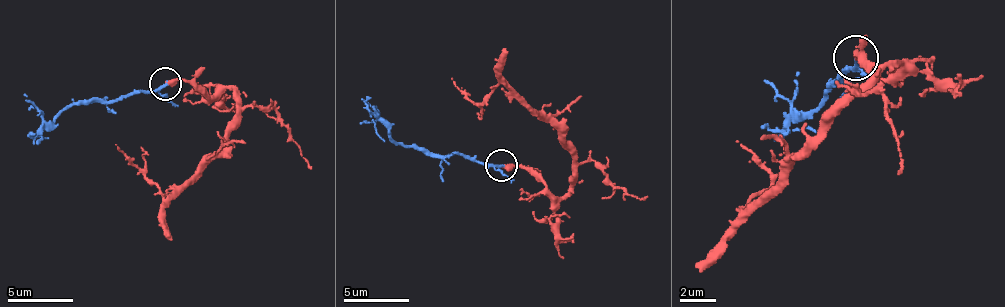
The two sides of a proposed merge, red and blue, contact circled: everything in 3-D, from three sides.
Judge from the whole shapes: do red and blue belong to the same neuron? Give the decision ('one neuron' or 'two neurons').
one neuron

